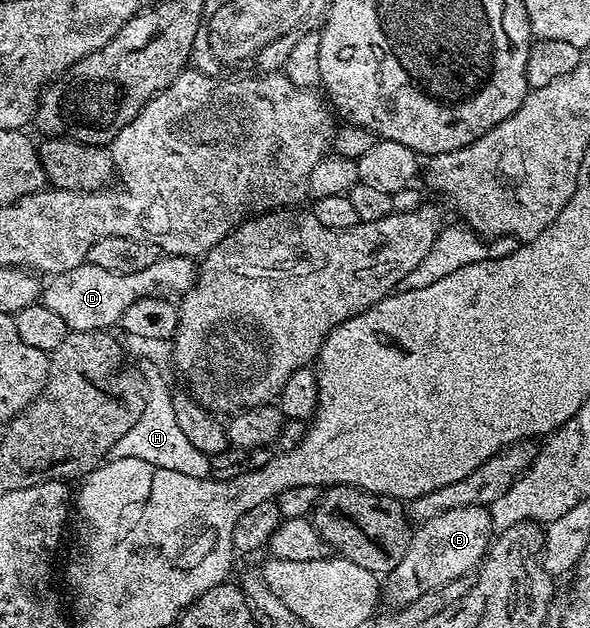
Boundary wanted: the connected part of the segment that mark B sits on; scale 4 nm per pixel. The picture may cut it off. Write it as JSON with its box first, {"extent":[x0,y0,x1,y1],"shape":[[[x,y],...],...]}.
{"extent":[383,506,492,606],"shape":[[[481,506],[452,508],[443,515],[422,521],[414,529],[402,561],[393,571],[386,573],[383,582],[384,603],[389,603],[386,604],[389,606],[404,606],[415,602],[419,594],[427,594],[431,590],[442,588],[455,578],[470,575],[484,560],[492,538],[491,513]]]}

